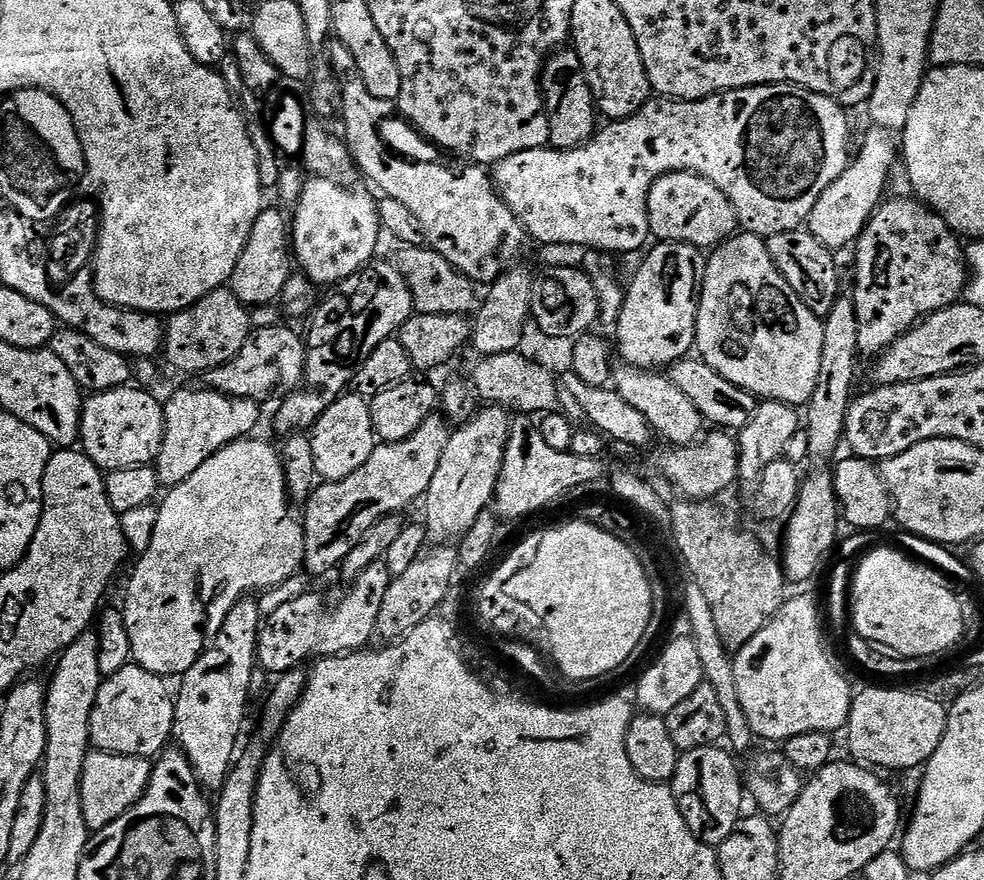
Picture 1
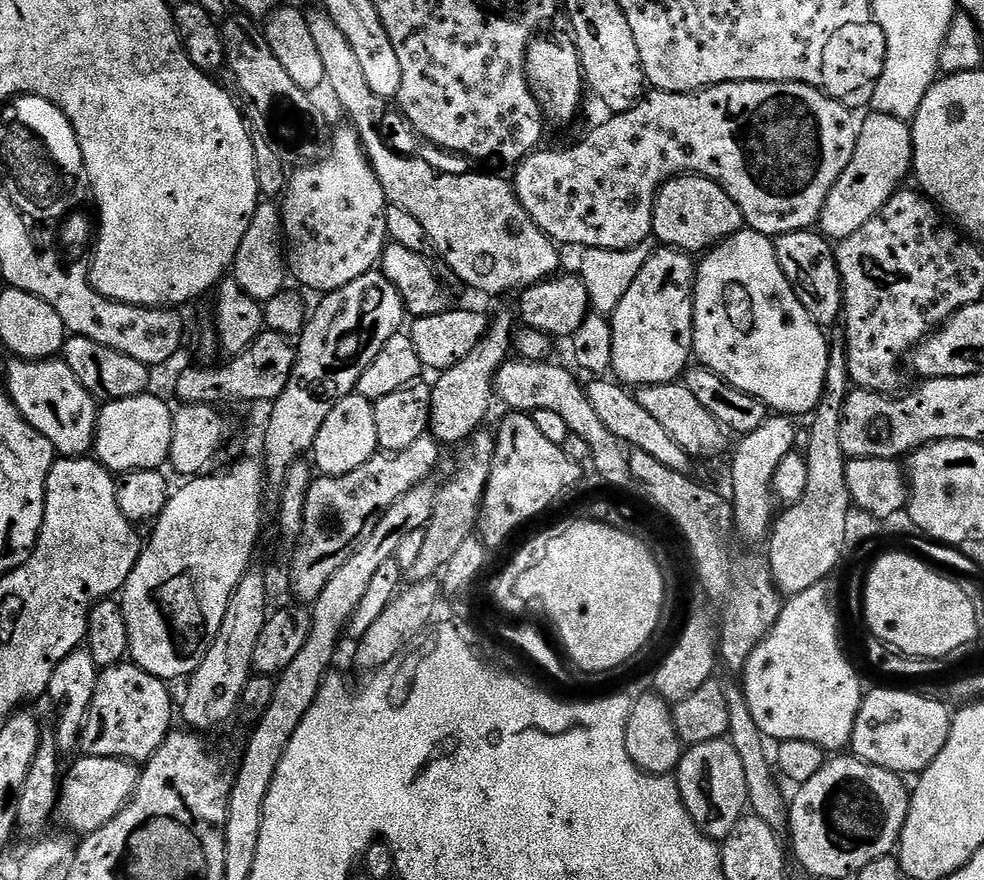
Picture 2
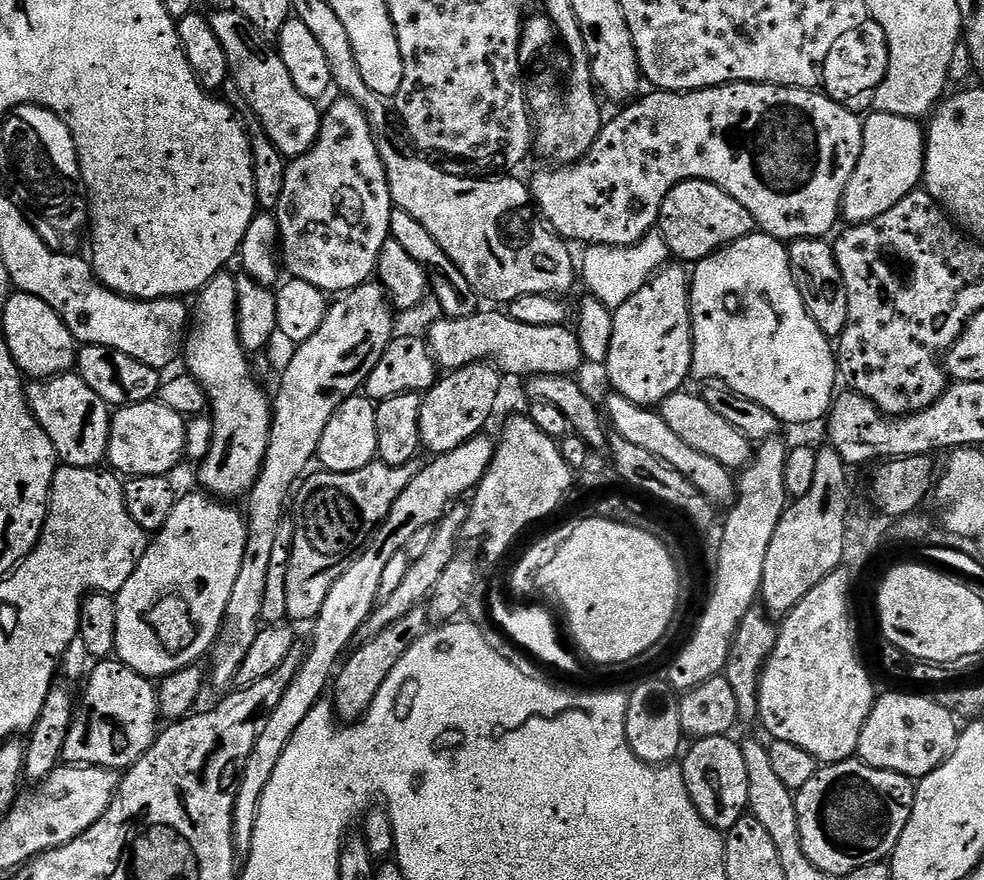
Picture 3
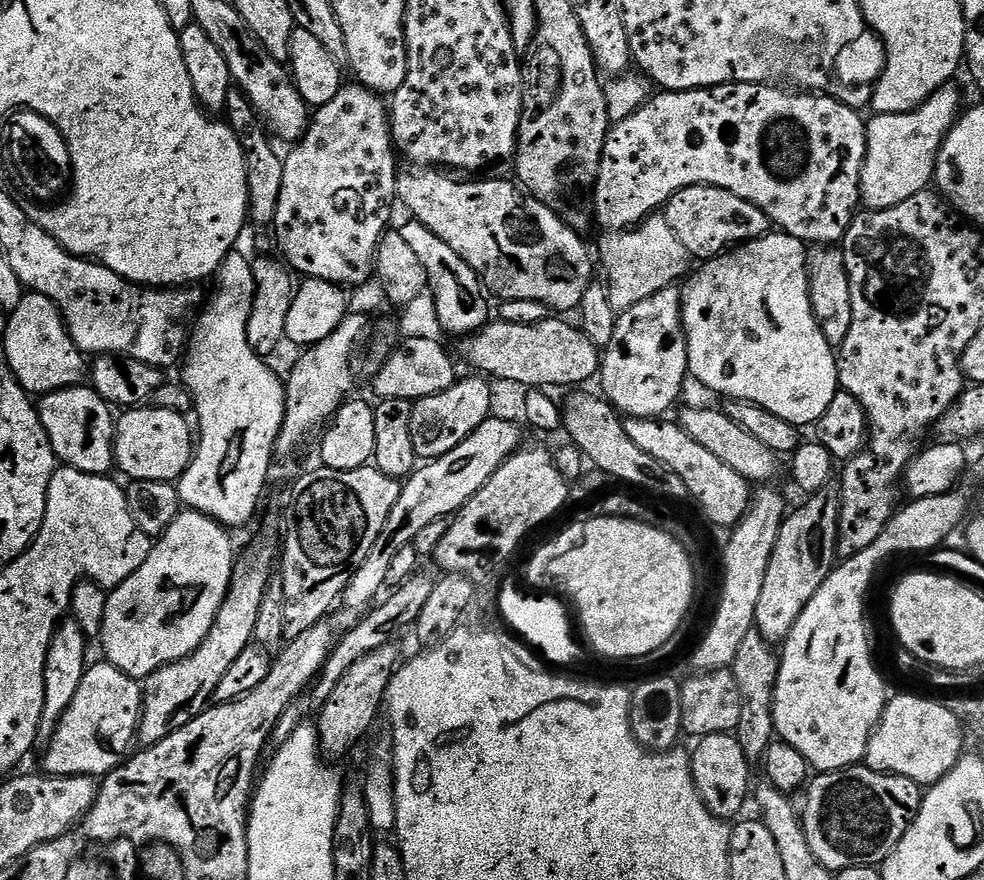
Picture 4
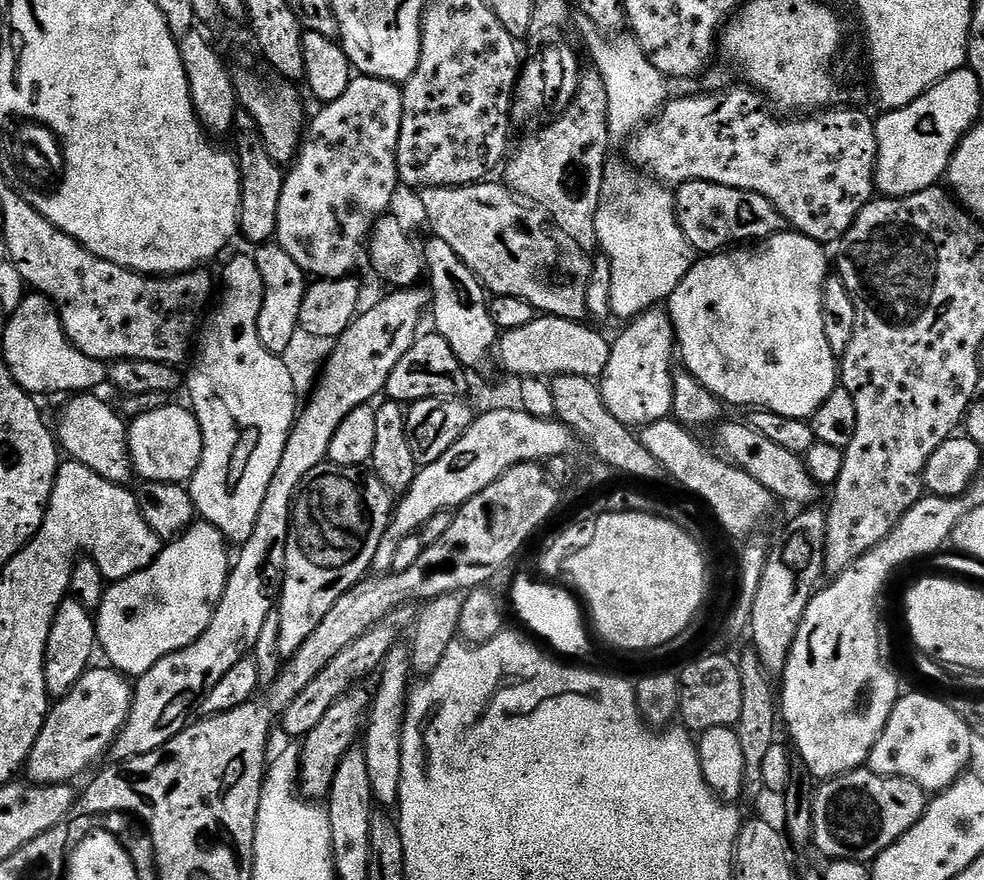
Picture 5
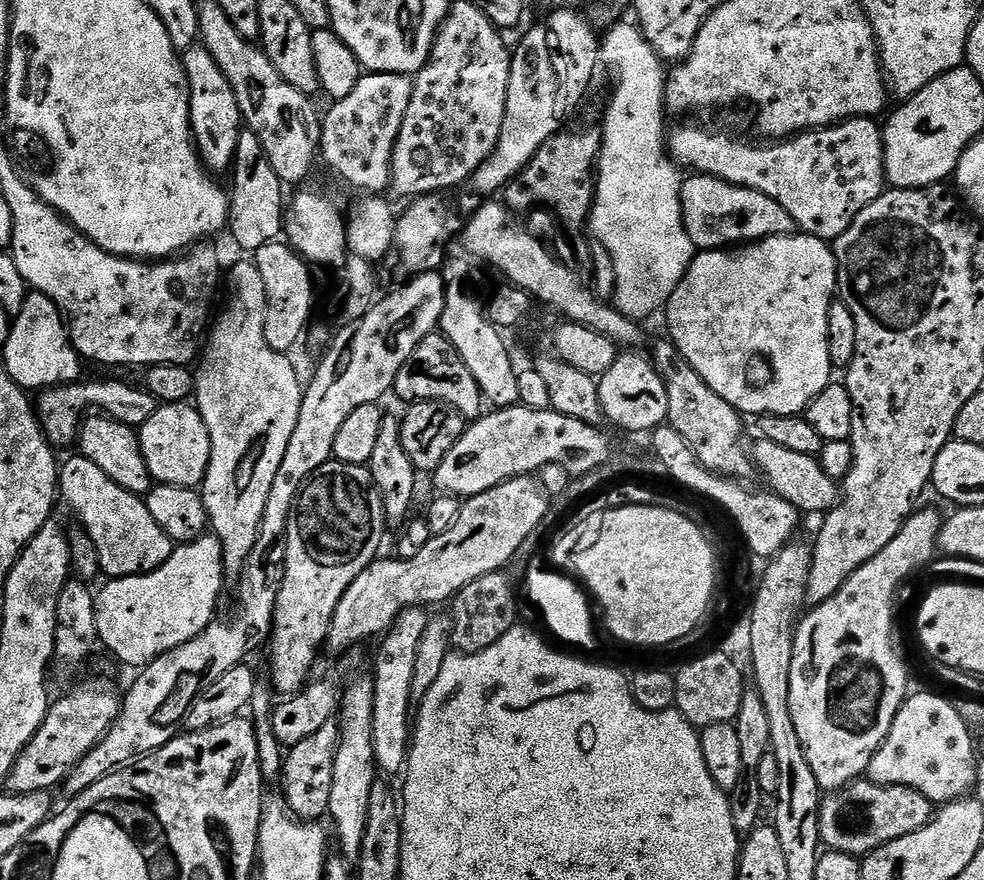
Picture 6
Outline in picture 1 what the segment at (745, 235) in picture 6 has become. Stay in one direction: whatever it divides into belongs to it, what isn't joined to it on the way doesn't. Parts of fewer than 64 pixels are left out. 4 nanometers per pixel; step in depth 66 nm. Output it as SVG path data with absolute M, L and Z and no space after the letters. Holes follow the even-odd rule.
M671 172L658 177L648 195L648 231L660 242L712 250L737 235L738 225L730 198L718 186L694 172Z

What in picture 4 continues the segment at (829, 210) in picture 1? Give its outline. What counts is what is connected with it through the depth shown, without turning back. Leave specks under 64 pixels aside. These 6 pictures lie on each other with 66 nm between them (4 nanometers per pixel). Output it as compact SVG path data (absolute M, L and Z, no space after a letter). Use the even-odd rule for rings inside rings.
M953 86L939 88L922 106L906 114L873 115L867 121L868 153L860 175L860 199L868 210L886 210L890 206L898 206L906 202L906 198L914 198L914 194L925 191L933 183L936 175L936 153L942 142L948 137L952 125L961 115L960 92Z

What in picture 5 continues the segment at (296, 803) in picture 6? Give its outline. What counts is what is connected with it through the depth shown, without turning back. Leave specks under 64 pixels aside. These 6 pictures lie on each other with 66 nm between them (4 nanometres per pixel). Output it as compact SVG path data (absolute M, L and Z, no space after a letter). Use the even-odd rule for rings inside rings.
M353 686L338 698L338 702L334 702L334 706L330 706L330 710L326 710L322 722L318 722L318 726L314 726L314 730L310 730L310 734L303 737L300 744L298 791L305 800L320 802L327 797L342 758L361 739L369 707L369 689L367 692L364 686Z

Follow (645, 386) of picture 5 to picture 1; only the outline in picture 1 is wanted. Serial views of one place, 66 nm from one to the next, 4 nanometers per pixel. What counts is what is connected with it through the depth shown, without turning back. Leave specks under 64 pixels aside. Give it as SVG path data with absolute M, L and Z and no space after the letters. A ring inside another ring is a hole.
M660 242L655 246L657 248L647 249L648 257L641 262L640 269L632 276L632 281L627 281L624 305L616 320L614 335L616 335L616 344L620 347L618 356L623 363L629 364L631 368L668 370L695 349L698 274L704 271L706 256L701 249L689 244Z

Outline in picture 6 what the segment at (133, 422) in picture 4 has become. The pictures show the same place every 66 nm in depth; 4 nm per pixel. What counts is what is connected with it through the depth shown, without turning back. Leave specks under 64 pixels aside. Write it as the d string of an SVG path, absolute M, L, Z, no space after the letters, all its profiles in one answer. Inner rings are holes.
M191 403L160 404L154 414L138 430L142 458L150 470L156 484L169 484L179 488L199 489L204 482L204 475L210 466L210 434L206 430L206 422L202 422L199 412Z

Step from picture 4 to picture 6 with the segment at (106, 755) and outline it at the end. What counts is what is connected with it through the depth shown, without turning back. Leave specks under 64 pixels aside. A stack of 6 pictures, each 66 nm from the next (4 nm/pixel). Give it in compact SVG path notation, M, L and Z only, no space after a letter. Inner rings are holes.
M104 680L84 684L66 693L61 700L53 699L42 726L14 762L6 781L7 791L30 794L55 789L55 784L63 785L72 768L111 730L112 723L120 717L121 703L121 693L116 693L115 686Z

